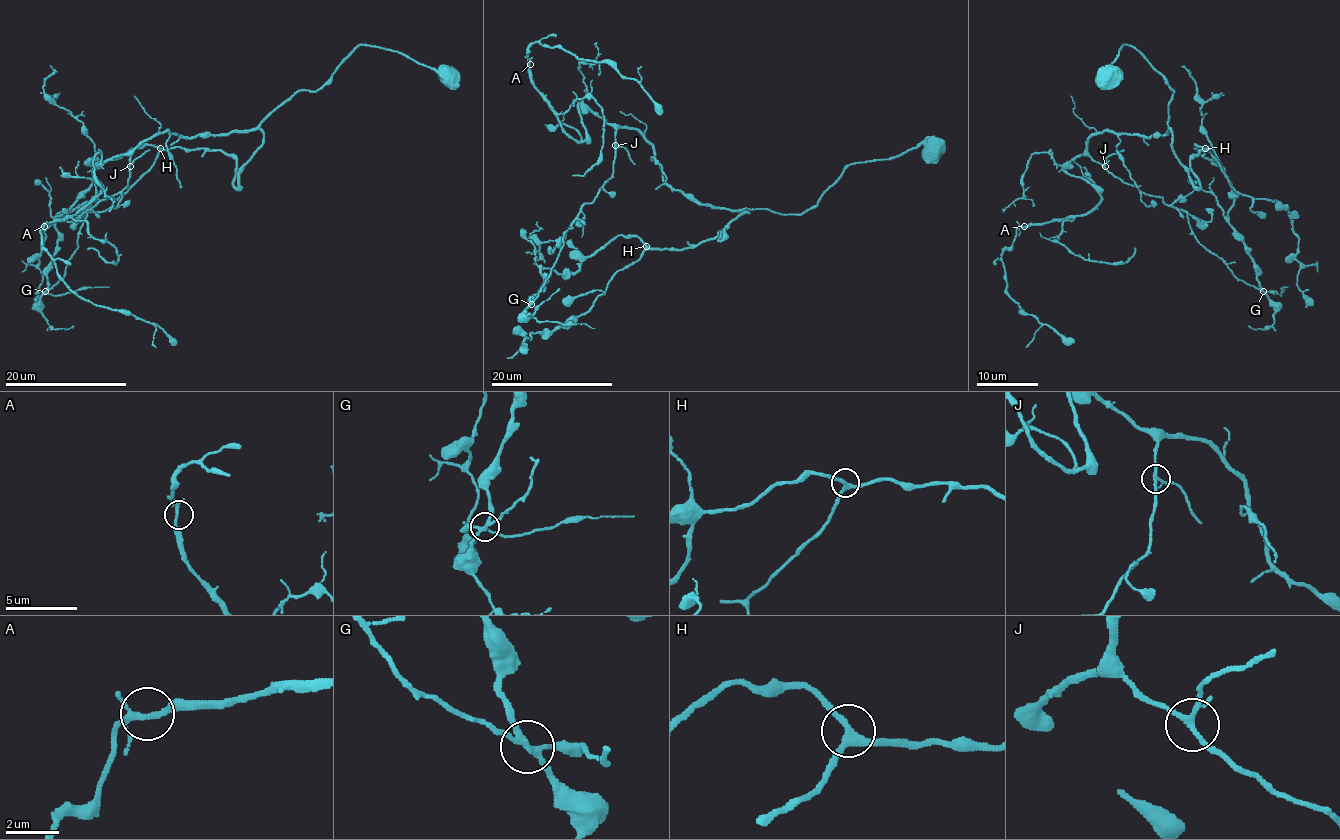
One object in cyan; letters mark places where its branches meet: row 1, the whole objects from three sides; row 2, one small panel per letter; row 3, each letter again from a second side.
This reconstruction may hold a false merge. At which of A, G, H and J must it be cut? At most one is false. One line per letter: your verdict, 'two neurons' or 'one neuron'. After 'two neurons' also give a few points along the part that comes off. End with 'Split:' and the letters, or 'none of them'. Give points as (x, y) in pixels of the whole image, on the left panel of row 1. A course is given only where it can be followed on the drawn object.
A: one neuron
G: one neuron
H: one neuron
J: one neuron
Split: none of them

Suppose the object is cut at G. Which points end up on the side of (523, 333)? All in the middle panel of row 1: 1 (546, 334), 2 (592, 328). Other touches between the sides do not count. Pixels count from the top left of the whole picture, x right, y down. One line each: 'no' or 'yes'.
1: yes
2: no

